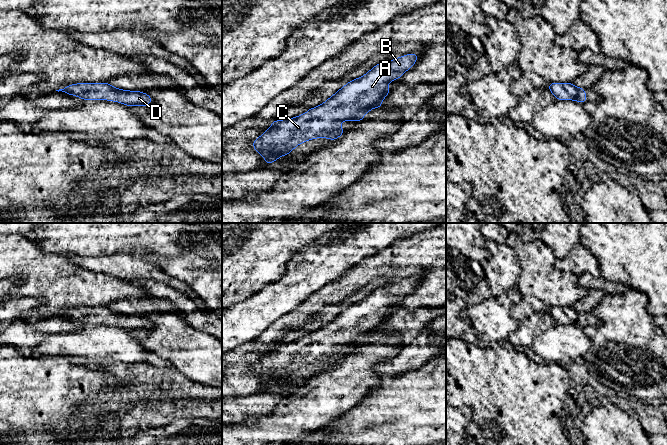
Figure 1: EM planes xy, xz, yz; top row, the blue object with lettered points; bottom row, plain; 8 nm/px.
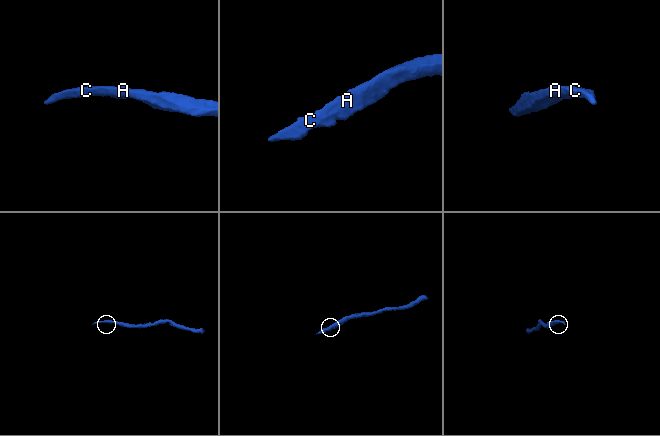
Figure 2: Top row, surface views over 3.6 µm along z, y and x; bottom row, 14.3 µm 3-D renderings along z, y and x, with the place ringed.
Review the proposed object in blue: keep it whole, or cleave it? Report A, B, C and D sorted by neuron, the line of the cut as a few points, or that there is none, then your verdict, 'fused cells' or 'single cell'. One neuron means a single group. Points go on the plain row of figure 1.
groups A B C D; cut none; single cell

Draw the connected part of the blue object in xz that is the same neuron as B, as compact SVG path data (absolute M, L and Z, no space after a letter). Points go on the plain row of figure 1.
M416 277L390 286L379 287L364 300L348 306L323 328L305 338L286 344L276 344L258 363L252 366L268 388L308 364L336 364L344 358L340 345L361 345L371 333L382 331L382 324L392 315L387 308L400 303L417 285Z

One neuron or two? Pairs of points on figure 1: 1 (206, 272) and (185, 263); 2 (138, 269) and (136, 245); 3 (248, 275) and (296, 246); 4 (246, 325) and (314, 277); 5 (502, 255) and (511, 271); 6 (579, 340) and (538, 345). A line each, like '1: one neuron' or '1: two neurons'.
1: one neuron
2: two neurons
3: one neuron
4: one neuron
5: one neuron
6: one neuron

